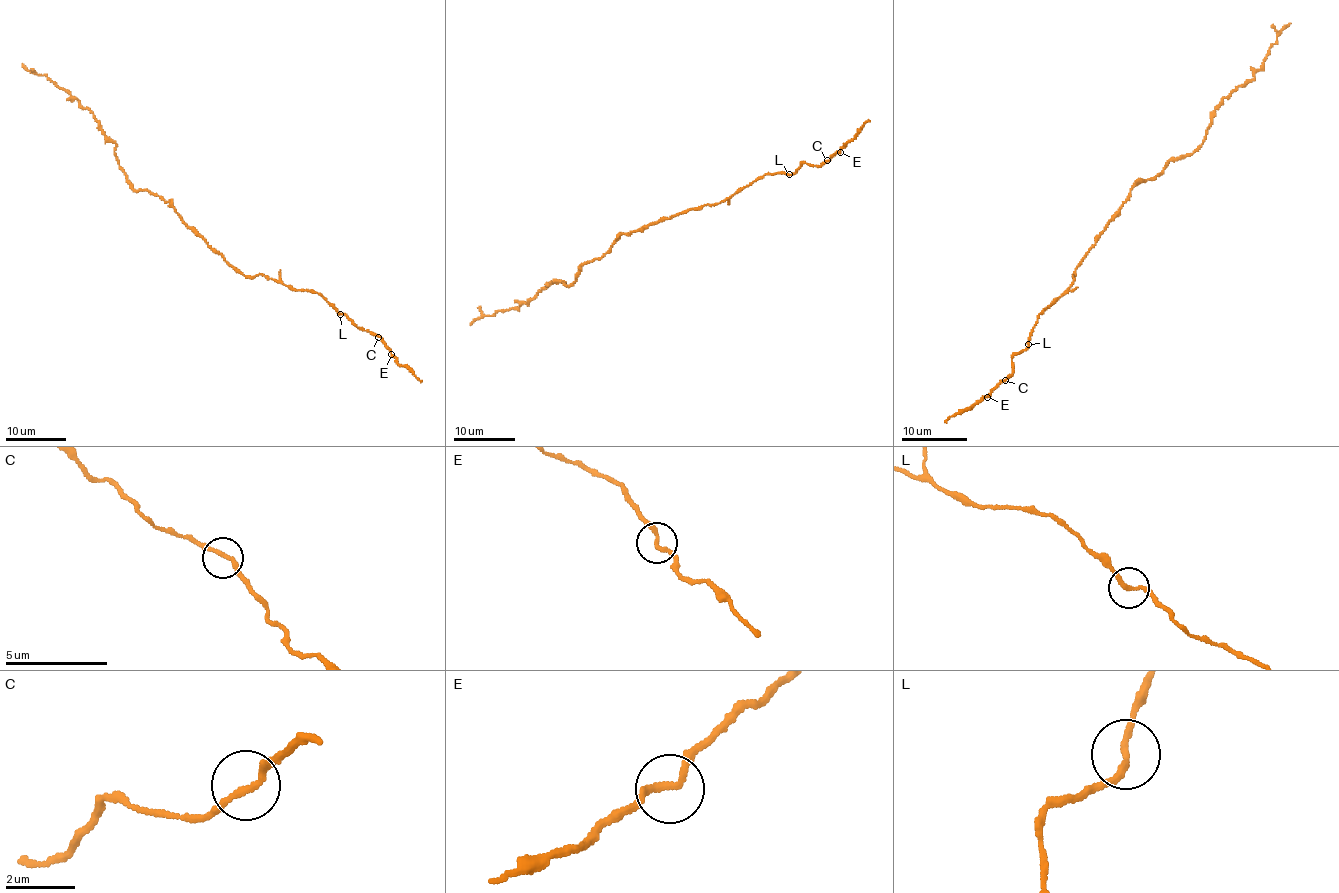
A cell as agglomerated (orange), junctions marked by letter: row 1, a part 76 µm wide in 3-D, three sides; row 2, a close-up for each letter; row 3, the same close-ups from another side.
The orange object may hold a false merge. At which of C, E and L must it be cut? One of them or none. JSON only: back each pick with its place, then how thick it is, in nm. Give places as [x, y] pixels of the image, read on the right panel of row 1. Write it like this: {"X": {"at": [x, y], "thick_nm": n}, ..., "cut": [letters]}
{"cut": []}

